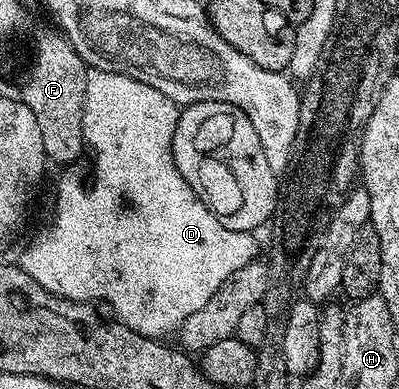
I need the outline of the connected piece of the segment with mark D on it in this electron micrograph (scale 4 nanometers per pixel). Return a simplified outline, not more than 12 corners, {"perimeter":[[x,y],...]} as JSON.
{"perimeter":[[89,70],[92,184],[19,270],[163,340],[242,265],[174,165],[181,108]]}

